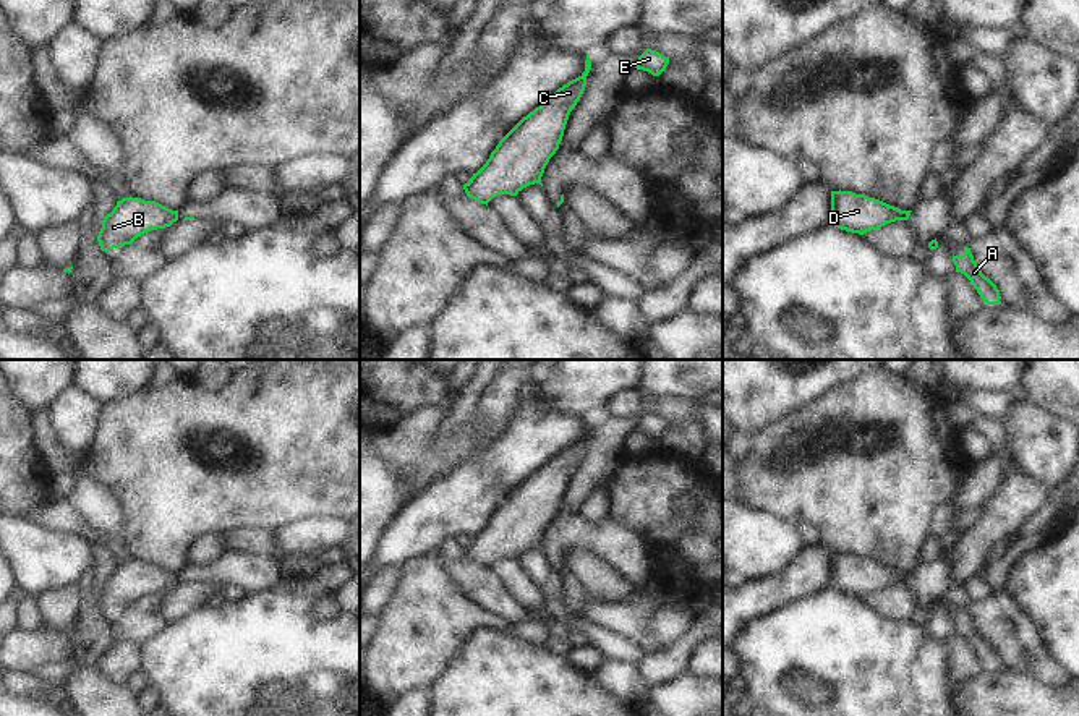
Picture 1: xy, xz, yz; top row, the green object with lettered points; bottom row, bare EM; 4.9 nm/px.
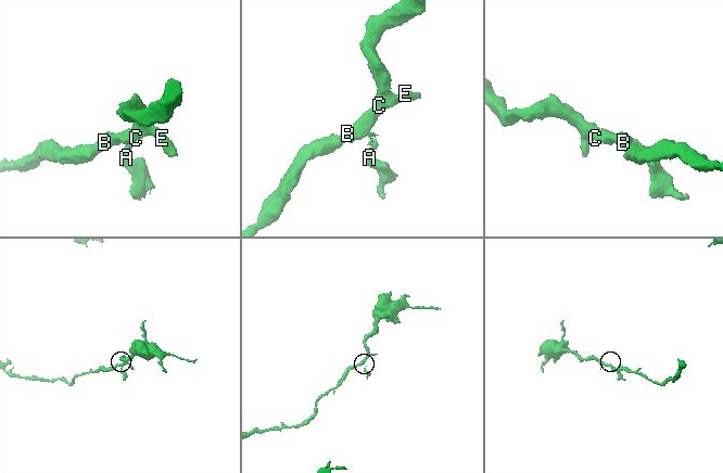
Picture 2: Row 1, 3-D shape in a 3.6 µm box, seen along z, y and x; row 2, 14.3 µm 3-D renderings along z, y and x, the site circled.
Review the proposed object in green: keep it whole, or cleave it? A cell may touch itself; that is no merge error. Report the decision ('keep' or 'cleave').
cleave

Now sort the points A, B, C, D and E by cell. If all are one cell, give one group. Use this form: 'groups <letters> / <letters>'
groups A / B C D E

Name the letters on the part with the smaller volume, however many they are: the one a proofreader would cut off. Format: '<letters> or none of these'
A

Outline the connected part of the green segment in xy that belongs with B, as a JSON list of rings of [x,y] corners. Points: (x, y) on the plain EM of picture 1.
[[[123,560],[102,583],[97,604],[102,614],[131,607],[138,599],[170,590],[178,583],[178,573],[172,573],[156,564]]]

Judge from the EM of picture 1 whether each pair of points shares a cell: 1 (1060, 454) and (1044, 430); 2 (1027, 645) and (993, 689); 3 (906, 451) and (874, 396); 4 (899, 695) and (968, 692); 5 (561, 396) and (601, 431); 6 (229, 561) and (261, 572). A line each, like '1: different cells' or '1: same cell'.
1: same cell
2: different cells
3: same cell
4: different cells
5: different cells
6: same cell

